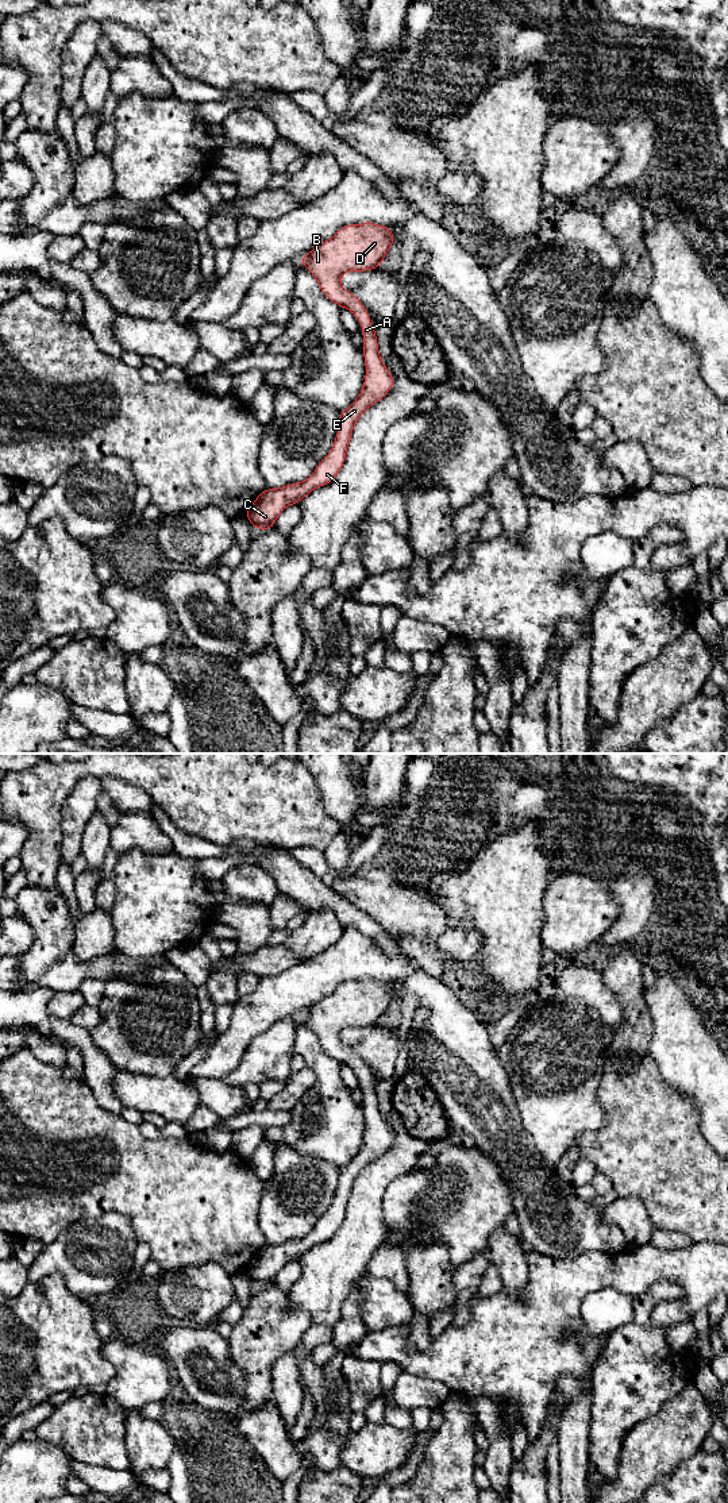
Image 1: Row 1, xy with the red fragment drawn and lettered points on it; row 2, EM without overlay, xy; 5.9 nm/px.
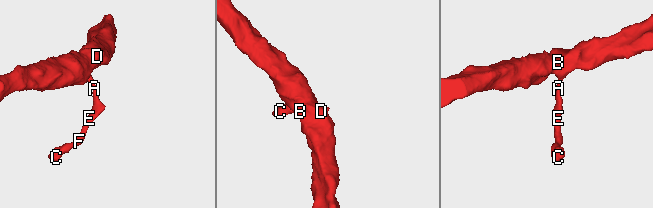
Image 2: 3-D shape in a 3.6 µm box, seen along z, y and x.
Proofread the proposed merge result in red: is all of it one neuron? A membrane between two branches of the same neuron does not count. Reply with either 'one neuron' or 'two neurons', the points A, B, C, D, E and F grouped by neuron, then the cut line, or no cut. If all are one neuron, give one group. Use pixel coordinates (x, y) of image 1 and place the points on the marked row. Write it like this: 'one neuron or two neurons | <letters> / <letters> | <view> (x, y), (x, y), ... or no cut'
one neuron | A B C D E F | no cut

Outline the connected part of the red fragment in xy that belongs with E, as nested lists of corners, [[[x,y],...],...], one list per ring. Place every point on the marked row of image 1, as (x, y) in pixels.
[[[374,223],[342,227],[327,242],[300,259],[319,282],[320,290],[340,308],[351,311],[362,325],[366,377],[357,400],[339,413],[339,429],[334,448],[303,482],[278,489],[265,489],[246,510],[246,517],[257,529],[274,528],[280,513],[290,504],[298,504],[313,489],[328,485],[340,471],[355,423],[373,404],[384,398],[394,378],[384,365],[370,324],[369,312],[362,302],[340,285],[346,271],[366,271],[381,266],[389,247],[394,243],[390,227]]]

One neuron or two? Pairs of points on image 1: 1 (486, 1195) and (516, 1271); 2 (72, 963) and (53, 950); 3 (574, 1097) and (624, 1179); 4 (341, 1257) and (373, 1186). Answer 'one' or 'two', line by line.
1: two
2: two
3: two
4: one

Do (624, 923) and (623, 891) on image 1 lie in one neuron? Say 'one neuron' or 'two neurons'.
one neuron

